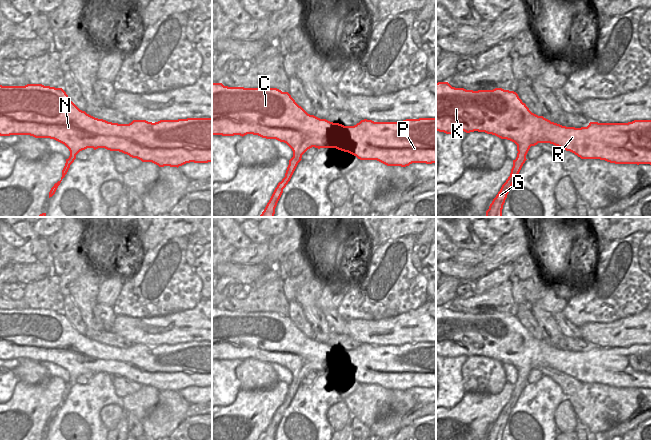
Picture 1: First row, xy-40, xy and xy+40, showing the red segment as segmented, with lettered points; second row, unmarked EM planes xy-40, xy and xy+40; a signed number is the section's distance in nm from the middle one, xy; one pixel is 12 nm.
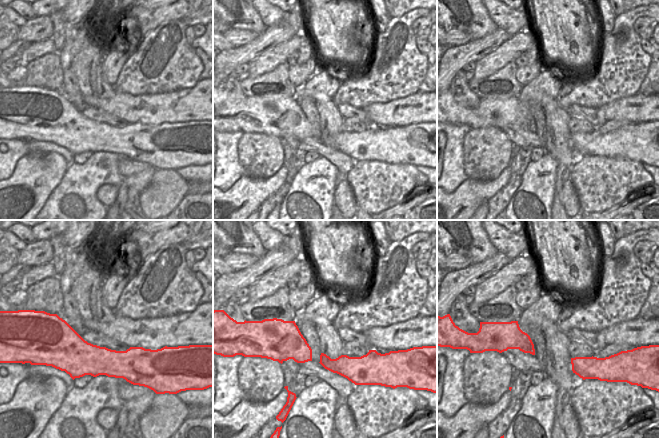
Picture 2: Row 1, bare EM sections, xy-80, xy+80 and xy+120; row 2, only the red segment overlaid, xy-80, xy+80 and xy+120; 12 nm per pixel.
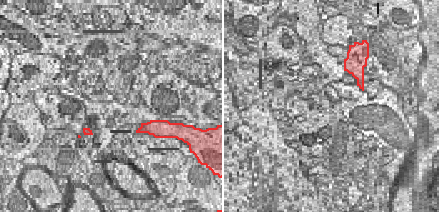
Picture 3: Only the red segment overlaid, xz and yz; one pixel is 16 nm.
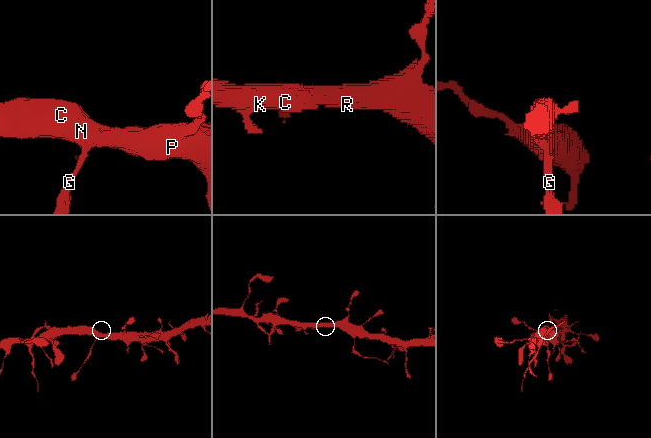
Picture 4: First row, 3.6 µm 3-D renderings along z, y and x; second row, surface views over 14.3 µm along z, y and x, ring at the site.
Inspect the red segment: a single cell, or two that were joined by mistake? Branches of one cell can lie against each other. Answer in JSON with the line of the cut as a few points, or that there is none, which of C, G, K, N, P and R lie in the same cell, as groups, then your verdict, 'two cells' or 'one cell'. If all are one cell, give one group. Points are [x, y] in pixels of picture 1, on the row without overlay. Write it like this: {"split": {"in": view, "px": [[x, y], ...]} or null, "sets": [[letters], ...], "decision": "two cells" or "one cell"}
{"split": null, "sets": [["C", "G", "K", "N", "P", "R"]], "decision": "one cell"}

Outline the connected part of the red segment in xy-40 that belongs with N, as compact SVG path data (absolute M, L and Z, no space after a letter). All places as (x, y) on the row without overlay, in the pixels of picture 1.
M42 308L0 309L0 360L10 359L50 362L69 373L70 380L66 383L61 404L51 412L49 422L55 418L76 379L87 372L119 375L159 391L178 392L190 386L212 386L212 342L160 344L155 347L146 344L133 344L129 348L112 347L80 334L62 312Z

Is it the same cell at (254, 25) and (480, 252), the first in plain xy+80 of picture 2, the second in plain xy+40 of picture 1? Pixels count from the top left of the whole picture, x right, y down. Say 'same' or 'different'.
different

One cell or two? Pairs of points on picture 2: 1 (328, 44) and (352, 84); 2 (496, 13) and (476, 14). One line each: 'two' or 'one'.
1: two
2: two

